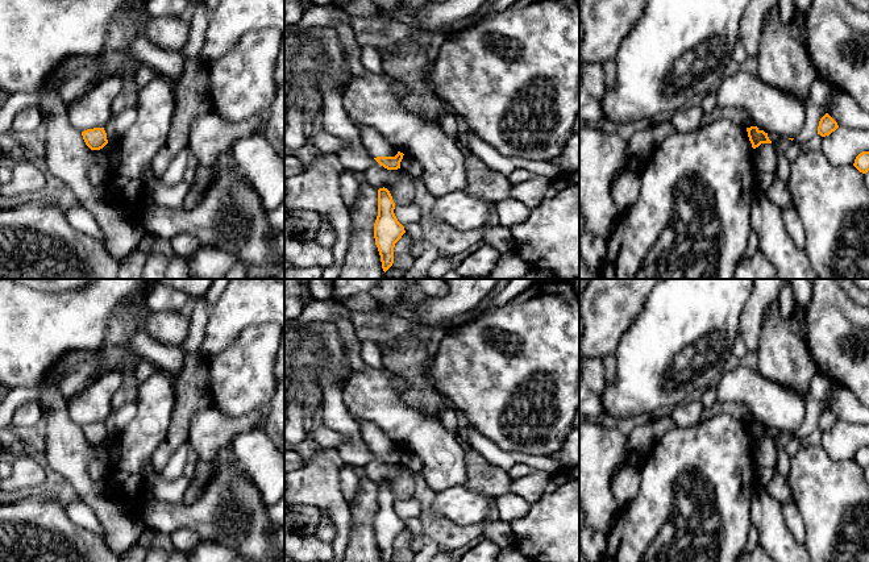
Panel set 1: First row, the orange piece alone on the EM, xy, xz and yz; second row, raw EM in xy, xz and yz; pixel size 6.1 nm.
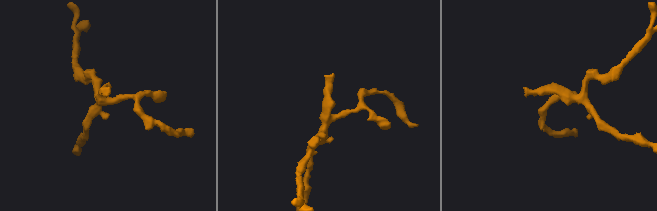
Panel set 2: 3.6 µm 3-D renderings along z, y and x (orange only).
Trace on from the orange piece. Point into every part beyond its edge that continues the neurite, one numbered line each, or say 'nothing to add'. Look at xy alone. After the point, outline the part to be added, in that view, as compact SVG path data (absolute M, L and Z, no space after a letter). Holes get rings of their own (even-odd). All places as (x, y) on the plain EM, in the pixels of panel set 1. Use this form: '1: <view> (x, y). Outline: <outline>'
nothing to add

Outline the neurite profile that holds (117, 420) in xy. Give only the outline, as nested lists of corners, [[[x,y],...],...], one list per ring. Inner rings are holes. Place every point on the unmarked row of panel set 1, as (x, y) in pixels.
[[[128,403],[121,408],[112,411],[104,425],[108,437],[117,437],[122,429],[136,417],[138,407],[136,403]]]

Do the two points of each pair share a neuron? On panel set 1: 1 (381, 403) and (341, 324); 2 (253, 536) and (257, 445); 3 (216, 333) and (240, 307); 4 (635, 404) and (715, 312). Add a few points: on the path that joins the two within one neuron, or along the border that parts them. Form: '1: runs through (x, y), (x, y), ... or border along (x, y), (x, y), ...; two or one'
1: border along (365, 365), (361, 370), (352, 371); two
2: border along (237, 459), (267, 506); two
3: runs through (223, 327), (233, 313); one
4: runs through (645, 381), (691, 334); one

